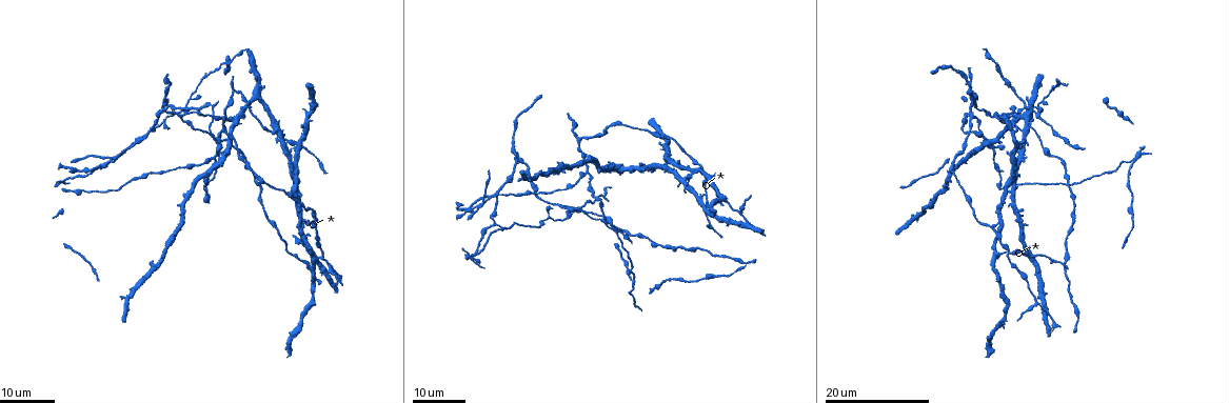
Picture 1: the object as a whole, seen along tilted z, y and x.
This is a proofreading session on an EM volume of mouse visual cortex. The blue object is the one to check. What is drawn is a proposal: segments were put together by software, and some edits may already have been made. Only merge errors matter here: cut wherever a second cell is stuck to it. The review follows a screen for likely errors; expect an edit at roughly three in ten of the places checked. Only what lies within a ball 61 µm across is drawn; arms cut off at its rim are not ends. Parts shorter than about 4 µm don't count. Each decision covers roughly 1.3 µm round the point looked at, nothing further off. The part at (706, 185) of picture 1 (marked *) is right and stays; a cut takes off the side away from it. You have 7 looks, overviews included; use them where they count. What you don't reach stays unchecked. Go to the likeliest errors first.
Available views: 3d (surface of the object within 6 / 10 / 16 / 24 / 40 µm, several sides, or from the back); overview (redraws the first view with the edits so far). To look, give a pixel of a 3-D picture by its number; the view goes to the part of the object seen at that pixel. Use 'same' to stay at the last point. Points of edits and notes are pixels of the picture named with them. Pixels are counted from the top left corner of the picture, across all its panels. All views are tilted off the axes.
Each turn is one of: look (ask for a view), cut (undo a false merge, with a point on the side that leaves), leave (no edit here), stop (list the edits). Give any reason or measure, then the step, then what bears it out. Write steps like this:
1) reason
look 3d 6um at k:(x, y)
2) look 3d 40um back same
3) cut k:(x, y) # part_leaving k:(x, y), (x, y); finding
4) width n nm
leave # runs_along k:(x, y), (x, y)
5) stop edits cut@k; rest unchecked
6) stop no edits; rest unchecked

three-way junction
look 3d 16um at 1:(499, 228)

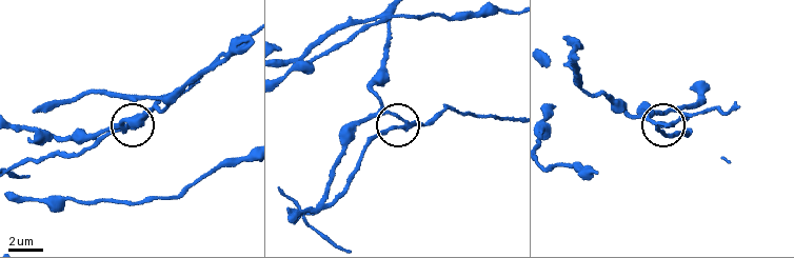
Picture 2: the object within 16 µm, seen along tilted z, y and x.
look 3d 10um at 2:(395, 126)

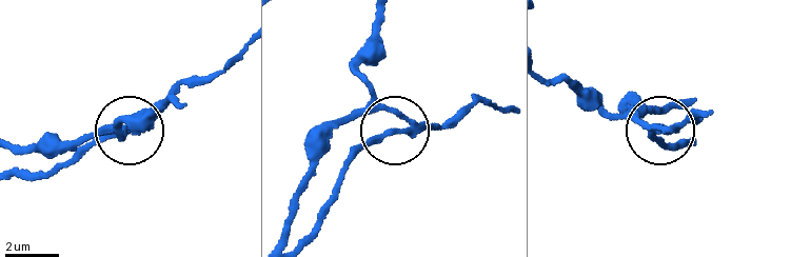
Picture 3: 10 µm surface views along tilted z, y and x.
width 160 nm
cut 3:(175, 85) # part_leaving 3:(410, 129), (355, 147), (332, 199), (301, 240); two cells meet here

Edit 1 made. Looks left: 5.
branch point
look 3d 24um at 1:(705, 195)

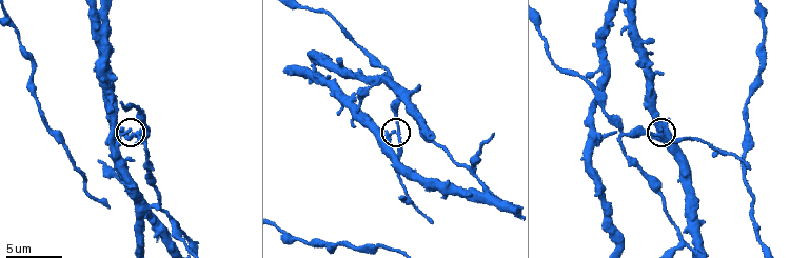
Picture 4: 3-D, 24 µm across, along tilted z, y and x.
look 3d 6um at 4:(394, 133)

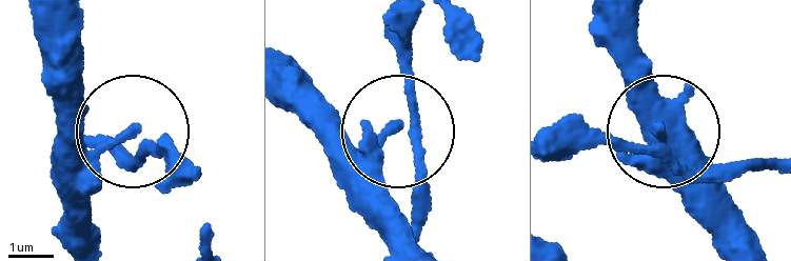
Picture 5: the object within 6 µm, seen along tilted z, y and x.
leave # runs_along 5:(411, 55), (404, 133), (417, 236); all the same cell

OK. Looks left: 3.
three arms meet
look 3d 16um at 1:(587, 173)

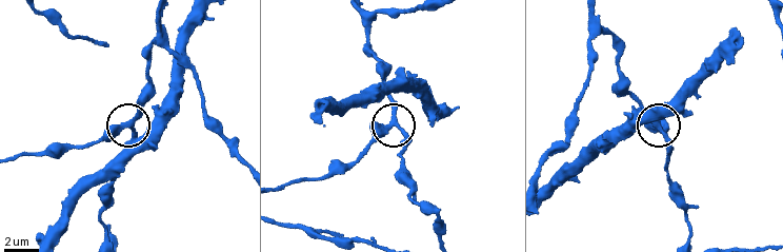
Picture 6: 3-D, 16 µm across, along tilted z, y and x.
look 3d 10um at 6:(656, 126)

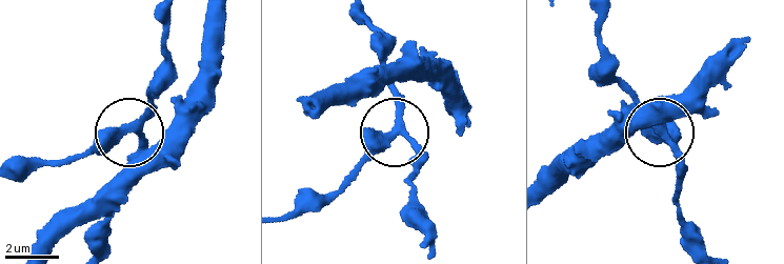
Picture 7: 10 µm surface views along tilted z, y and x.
width 310 nm
leave # runs_along 7:(367, 18), (386, 54), (399, 123), (345, 175); all the same cell

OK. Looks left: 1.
a fork
look 3d 10um at 4:(172, 223)

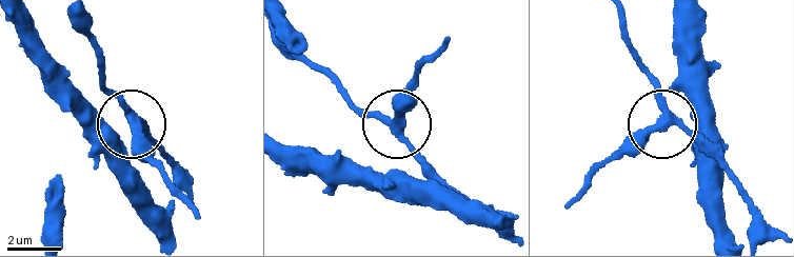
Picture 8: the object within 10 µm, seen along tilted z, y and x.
leave # runs_along 8:(77, 20), (92, 39), (103, 87), (165, 183); continuous, no second cell

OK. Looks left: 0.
stop edits cut@3; rest unchecked

